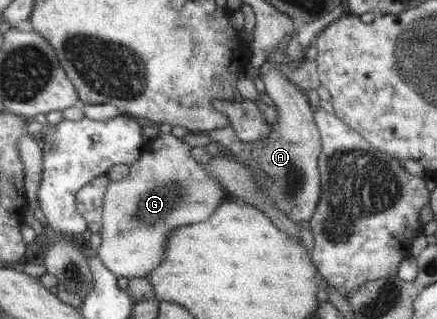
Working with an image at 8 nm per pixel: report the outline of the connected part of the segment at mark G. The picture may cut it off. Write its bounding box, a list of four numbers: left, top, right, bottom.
[95,134,224,278]

